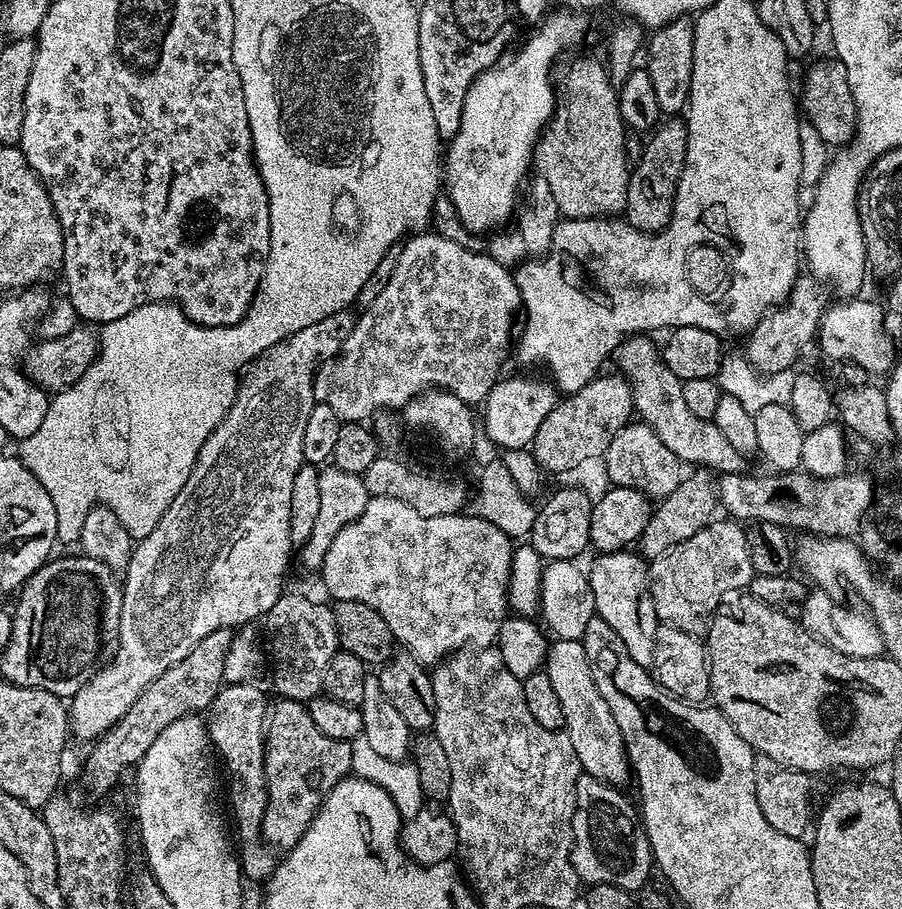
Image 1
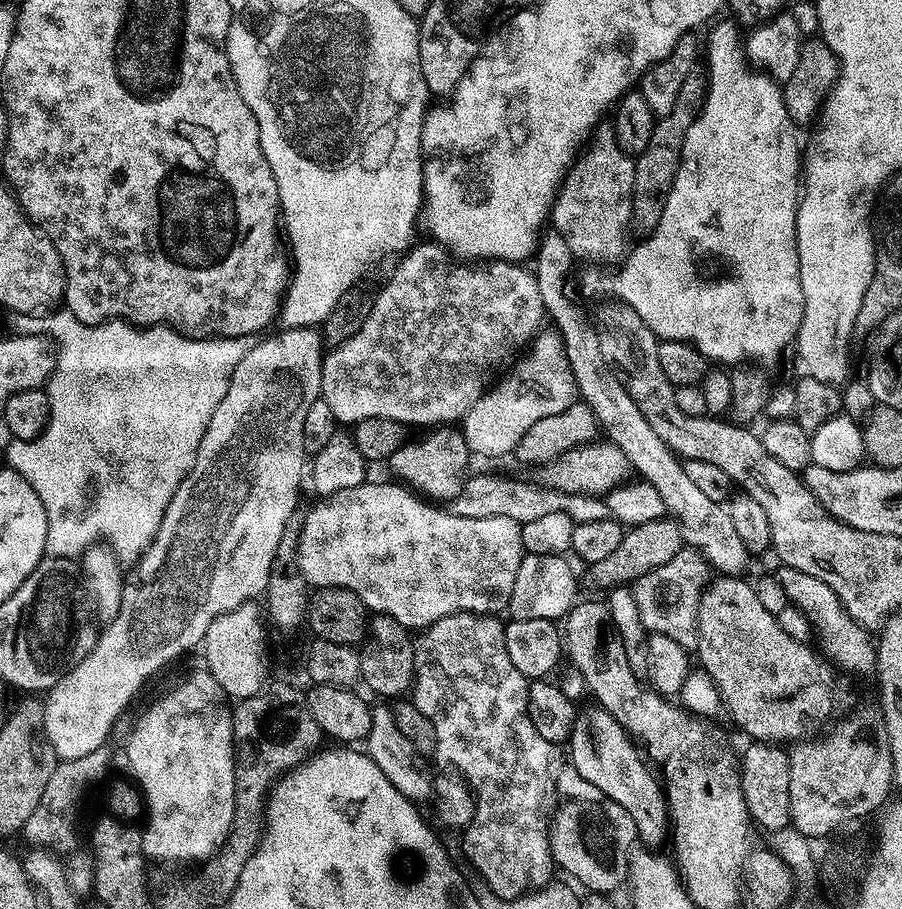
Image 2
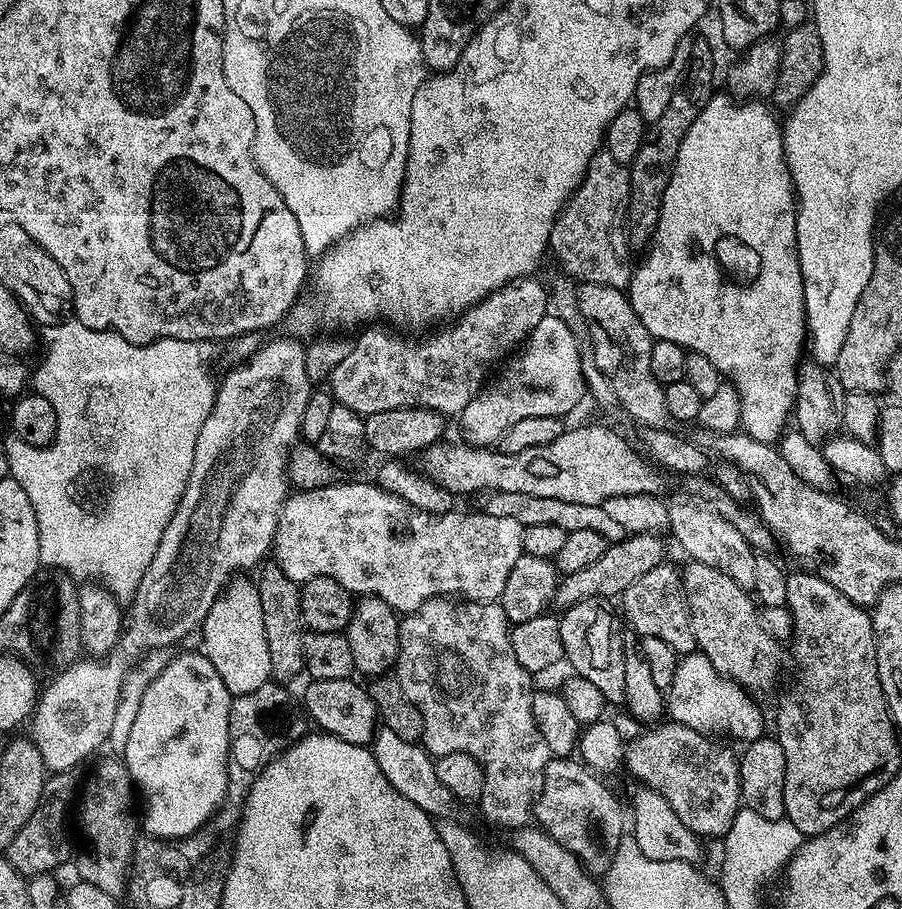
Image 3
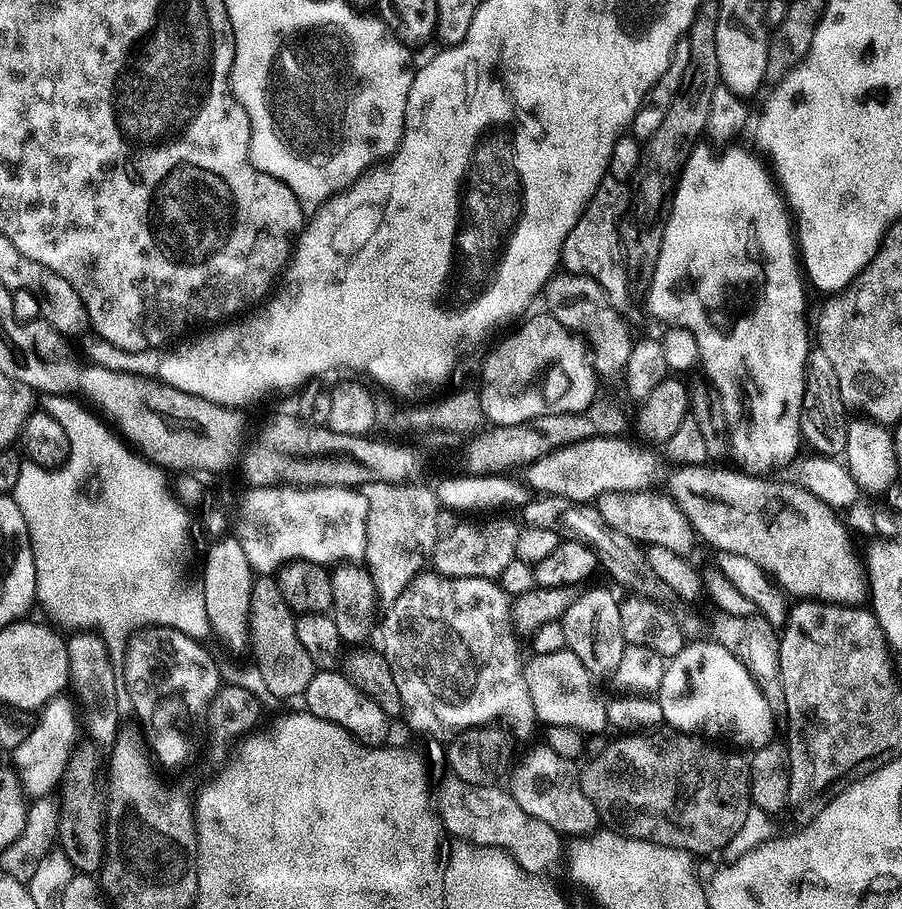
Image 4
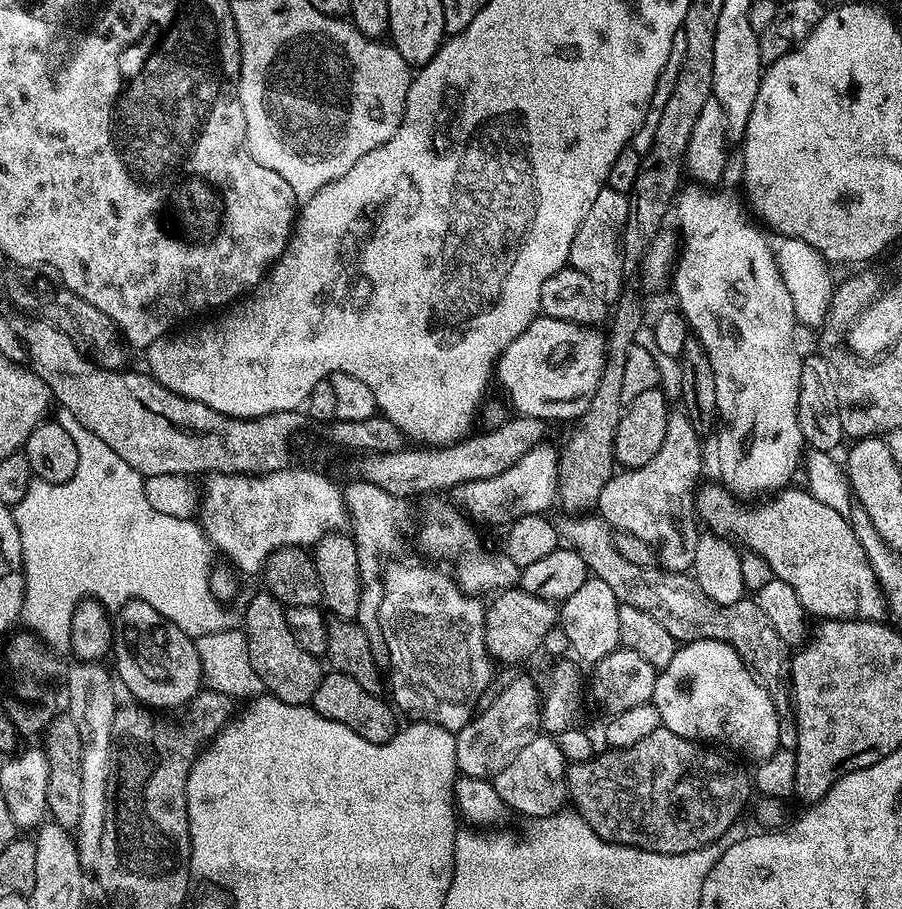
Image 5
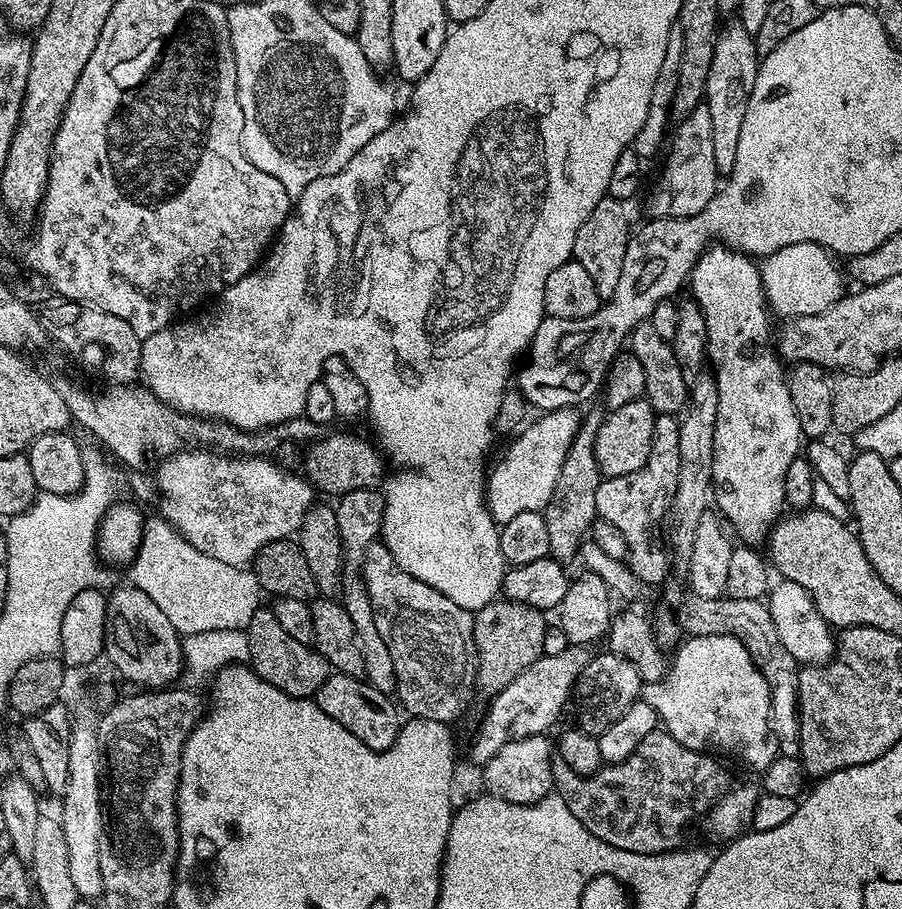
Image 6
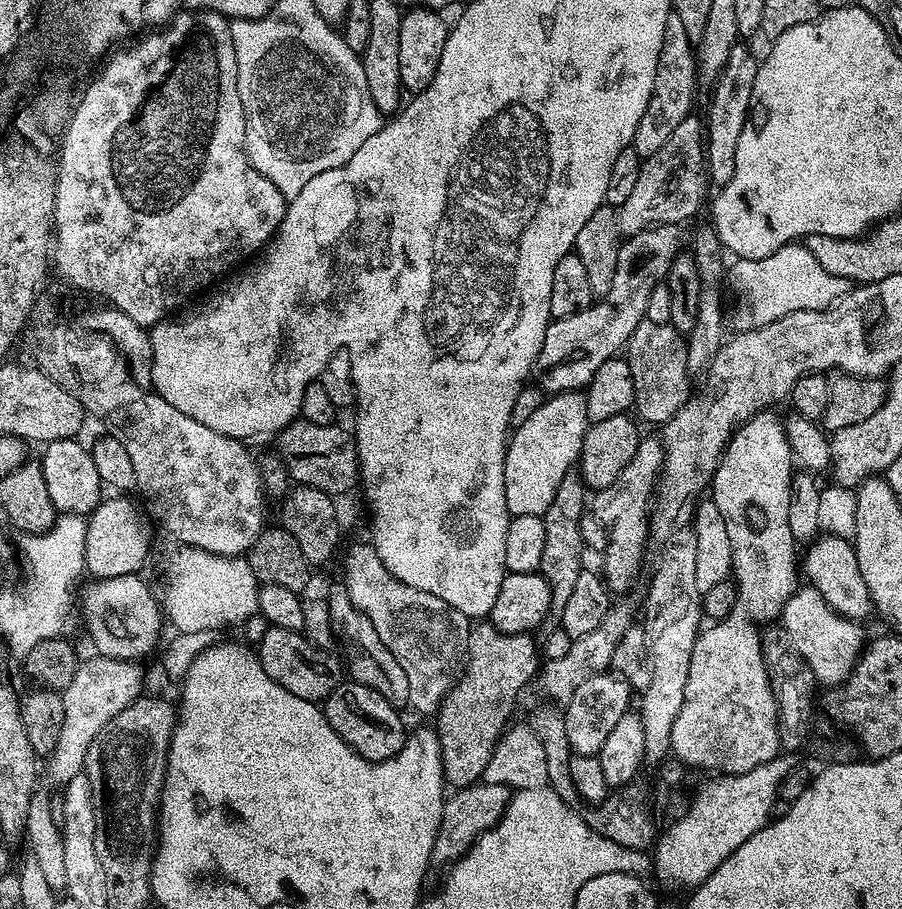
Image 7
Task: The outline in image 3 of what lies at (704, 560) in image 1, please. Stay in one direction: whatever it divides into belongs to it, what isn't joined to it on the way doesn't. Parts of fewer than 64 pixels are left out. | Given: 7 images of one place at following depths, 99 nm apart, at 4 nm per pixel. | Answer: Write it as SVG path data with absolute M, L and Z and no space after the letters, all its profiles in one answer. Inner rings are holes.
M671 562L654 566L654 570L650 570L650 574L642 574L642 578L638 578L638 582L634 582L624 591L622 603L624 603L624 616L628 619L629 626L636 631L637 637L658 638L660 641L666 642L666 646L670 646L678 654L691 654L697 651L694 630L688 617L688 603L684 597L682 572L679 567L675 568Z

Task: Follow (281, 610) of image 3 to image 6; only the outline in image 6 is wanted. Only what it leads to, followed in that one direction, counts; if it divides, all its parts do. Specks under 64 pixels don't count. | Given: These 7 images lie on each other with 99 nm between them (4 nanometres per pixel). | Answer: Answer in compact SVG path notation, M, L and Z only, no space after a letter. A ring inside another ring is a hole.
M271 610L256 612L246 633L252 671L257 672L266 682L278 686L278 690L291 696L312 698L322 686L322 682L328 680L330 669L322 653L317 652L315 647L298 642L298 638L290 638L290 634L286 634L286 630L278 626L278 618L274 618Z

